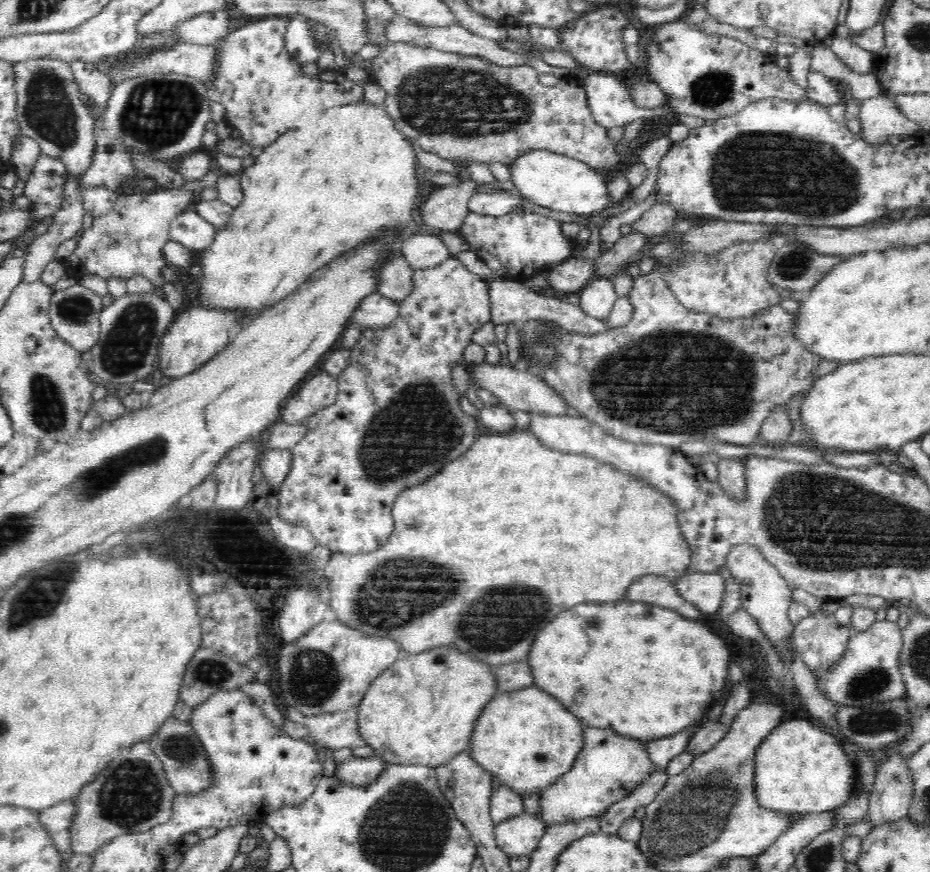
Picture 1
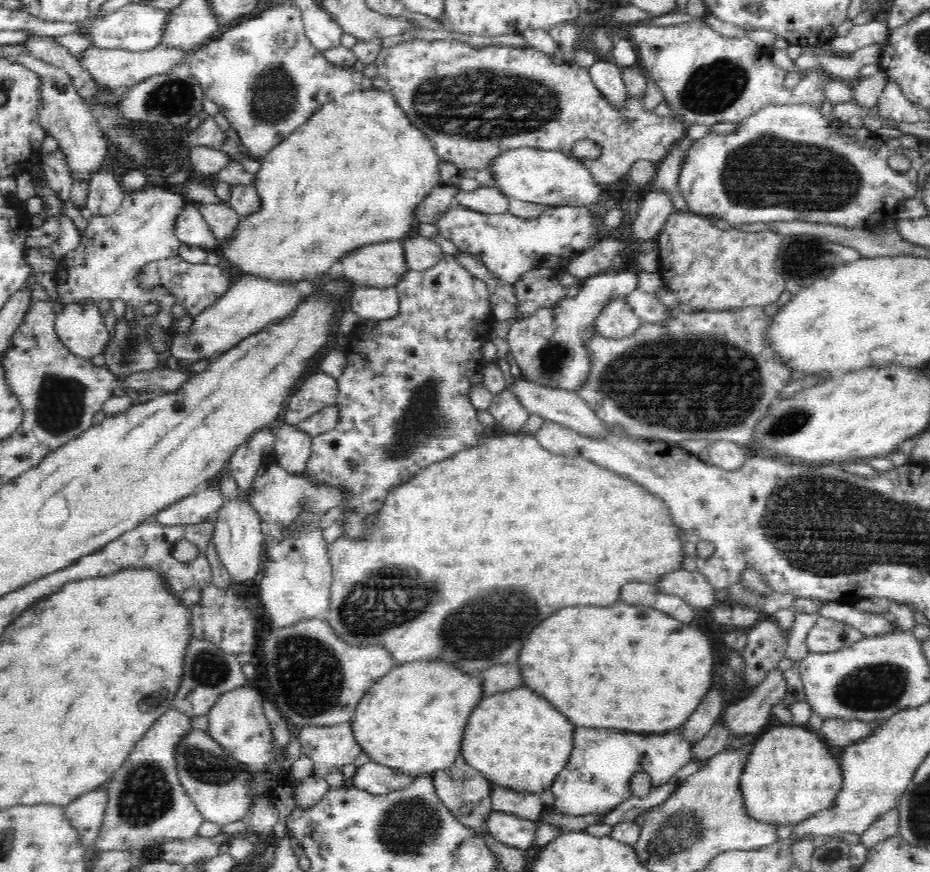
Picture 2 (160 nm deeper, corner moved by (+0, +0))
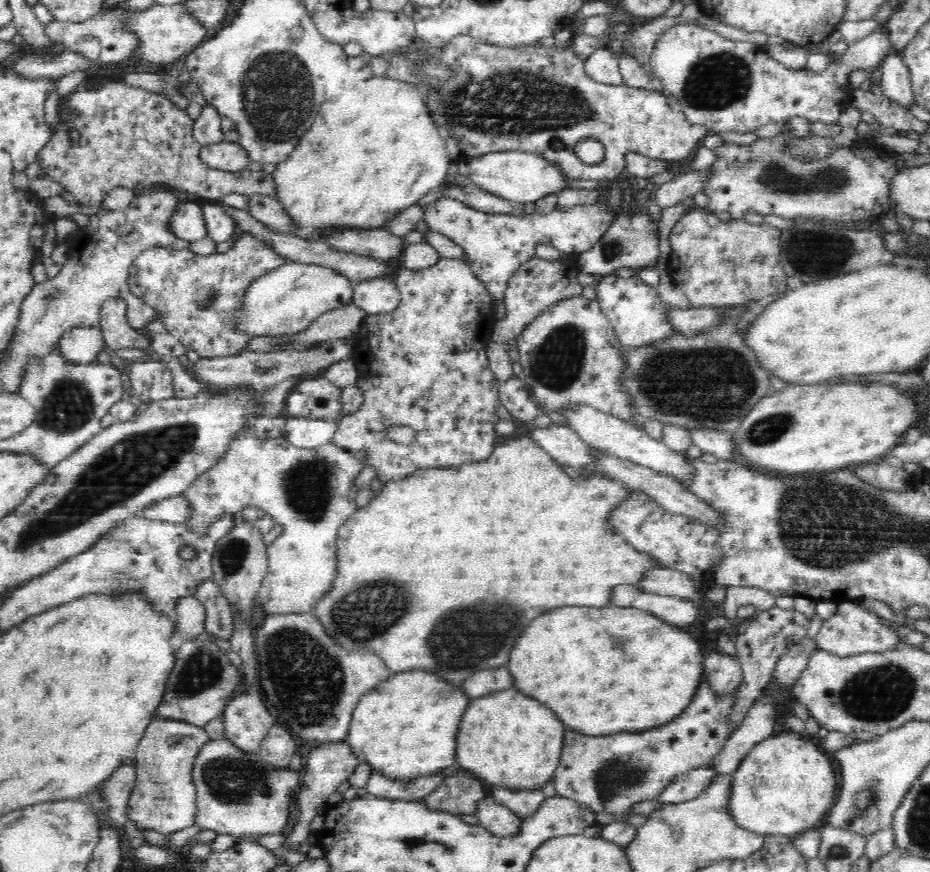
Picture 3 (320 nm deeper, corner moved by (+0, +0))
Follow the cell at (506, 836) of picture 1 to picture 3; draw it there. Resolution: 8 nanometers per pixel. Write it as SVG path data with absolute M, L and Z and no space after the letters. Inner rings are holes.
M489 794L487 798L480 800L476 816L479 820L478 824L498 838L514 838L522 830L523 819L509 808L496 804Z

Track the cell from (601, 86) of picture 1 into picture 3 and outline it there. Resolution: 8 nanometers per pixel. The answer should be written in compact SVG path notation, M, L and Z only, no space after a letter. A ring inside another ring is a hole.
M603 47L585 60L586 74L600 84L622 86L623 76L619 71L619 55Z

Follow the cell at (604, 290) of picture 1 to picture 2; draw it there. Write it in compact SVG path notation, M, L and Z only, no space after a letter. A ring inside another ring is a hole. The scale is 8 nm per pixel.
M632 268L621 274L601 273L584 279L580 285L577 296L566 297L556 305L539 309L532 316L511 323L506 334L509 352L514 356L513 360L520 367L524 378L572 392L579 387L590 366L581 344L594 334L592 322L606 304L628 296L637 288L638 274Z

